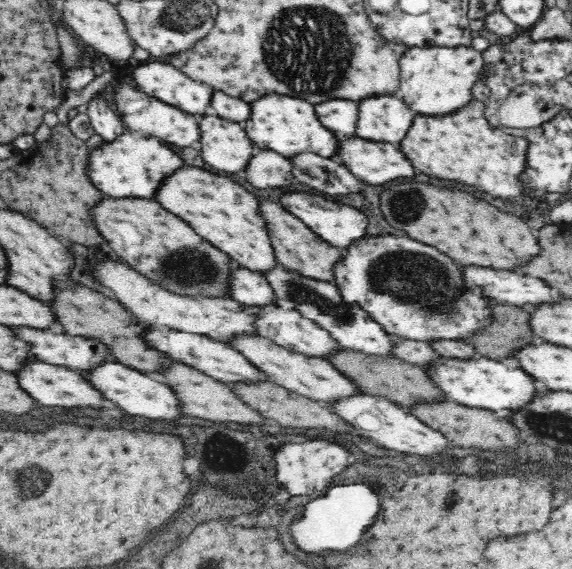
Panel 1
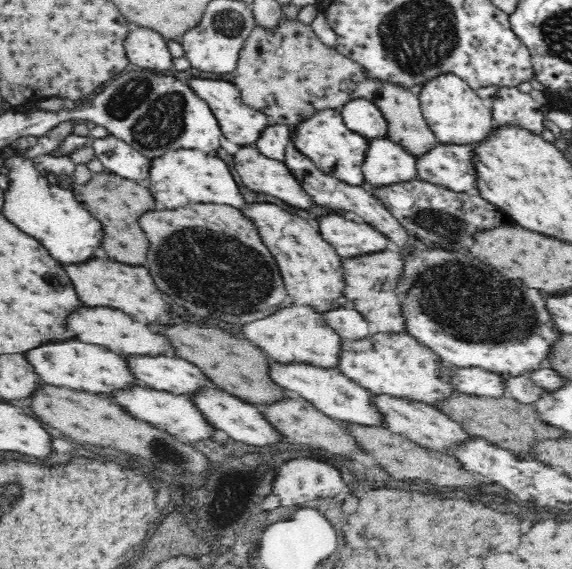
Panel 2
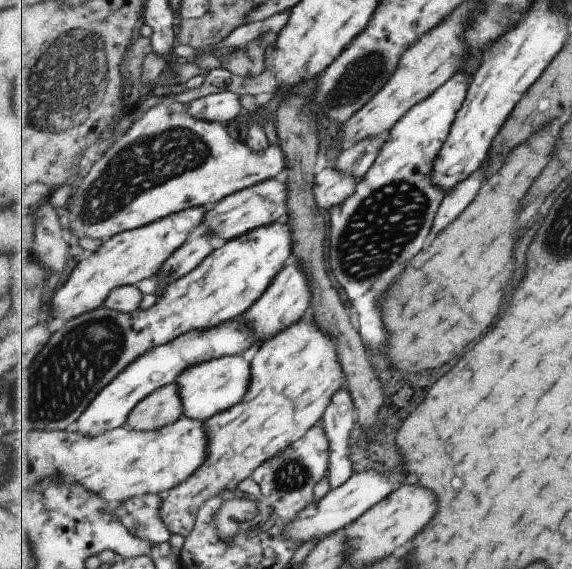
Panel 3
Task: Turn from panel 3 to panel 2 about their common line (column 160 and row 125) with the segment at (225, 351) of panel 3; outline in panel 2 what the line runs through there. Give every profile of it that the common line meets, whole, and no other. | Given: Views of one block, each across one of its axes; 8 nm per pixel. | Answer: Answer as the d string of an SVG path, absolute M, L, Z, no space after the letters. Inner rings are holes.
M351 98L340 108L344 123L367 139L387 138L388 121L380 107L367 98Z

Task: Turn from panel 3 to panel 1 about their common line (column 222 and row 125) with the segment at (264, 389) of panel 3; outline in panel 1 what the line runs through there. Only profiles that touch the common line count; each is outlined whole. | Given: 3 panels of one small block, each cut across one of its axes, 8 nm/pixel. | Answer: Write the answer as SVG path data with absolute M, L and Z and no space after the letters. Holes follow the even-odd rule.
M475 98L464 109L447 116L418 114L408 130L408 138L402 142L404 150L408 150L408 158L412 158L412 164L430 178L460 182L494 198L510 200L535 196L539 191L528 191L522 179L528 165L528 139L494 128L484 117L484 110L486 102Z

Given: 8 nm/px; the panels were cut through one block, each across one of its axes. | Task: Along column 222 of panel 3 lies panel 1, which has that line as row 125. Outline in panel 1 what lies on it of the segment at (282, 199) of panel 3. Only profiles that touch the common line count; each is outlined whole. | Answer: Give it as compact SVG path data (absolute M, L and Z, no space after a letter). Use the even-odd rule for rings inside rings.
M215 115L198 116L201 136L201 156L220 170L236 174L246 171L257 151L248 137L244 124L232 122Z

